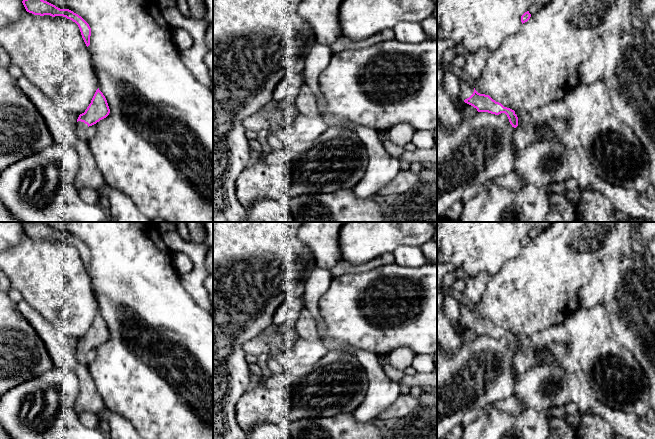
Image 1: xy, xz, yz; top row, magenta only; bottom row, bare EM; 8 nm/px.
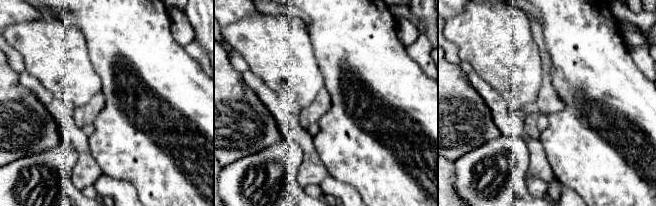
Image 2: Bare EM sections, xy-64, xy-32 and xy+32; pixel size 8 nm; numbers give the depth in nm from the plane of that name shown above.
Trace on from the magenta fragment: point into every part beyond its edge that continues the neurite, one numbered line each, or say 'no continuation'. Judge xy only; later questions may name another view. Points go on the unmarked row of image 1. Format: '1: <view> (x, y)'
1: xy (81, 351)

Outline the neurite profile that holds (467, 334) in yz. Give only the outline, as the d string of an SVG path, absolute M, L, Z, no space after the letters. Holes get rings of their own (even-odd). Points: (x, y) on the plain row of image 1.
M452 323L452 324L453 324L453 327L456 330L456 332L465 341L472 341L478 336L476 332L474 332L473 330L471 330L471 329L469 329L467 327L462 327L457 323Z

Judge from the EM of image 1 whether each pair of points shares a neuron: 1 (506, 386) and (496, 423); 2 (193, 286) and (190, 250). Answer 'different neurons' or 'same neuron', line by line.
1: different neurons
2: same neuron

